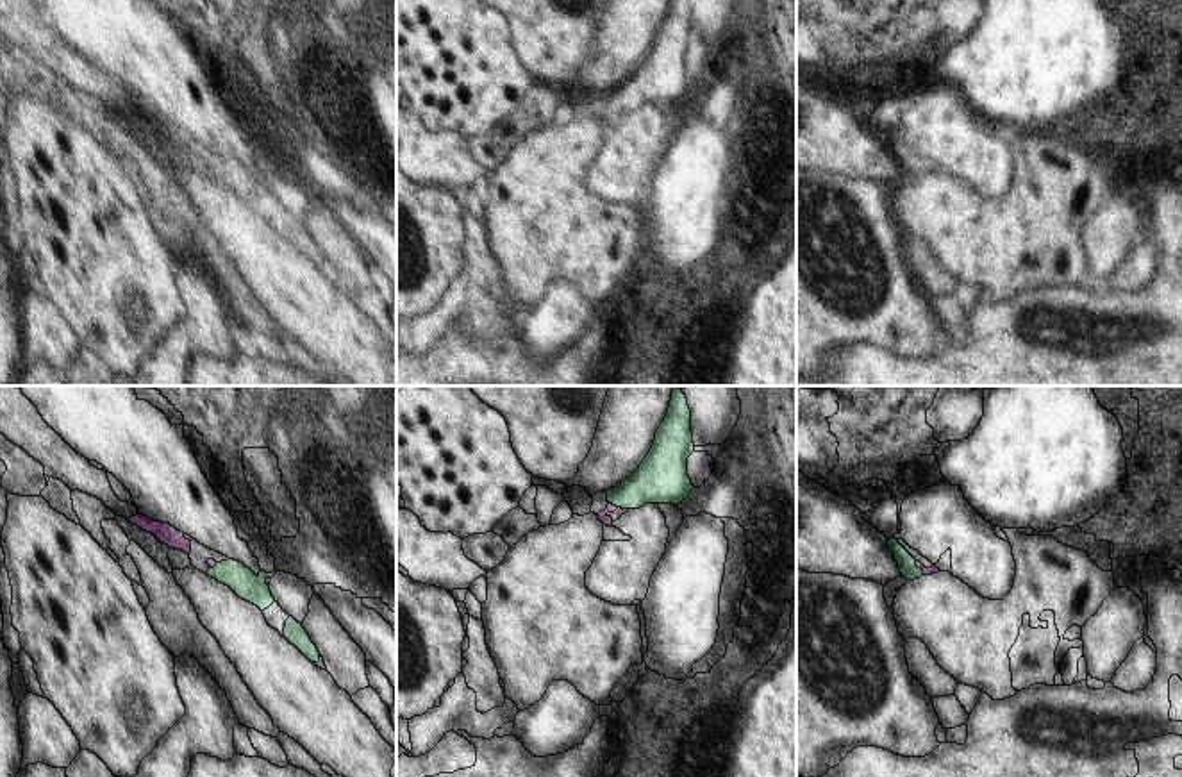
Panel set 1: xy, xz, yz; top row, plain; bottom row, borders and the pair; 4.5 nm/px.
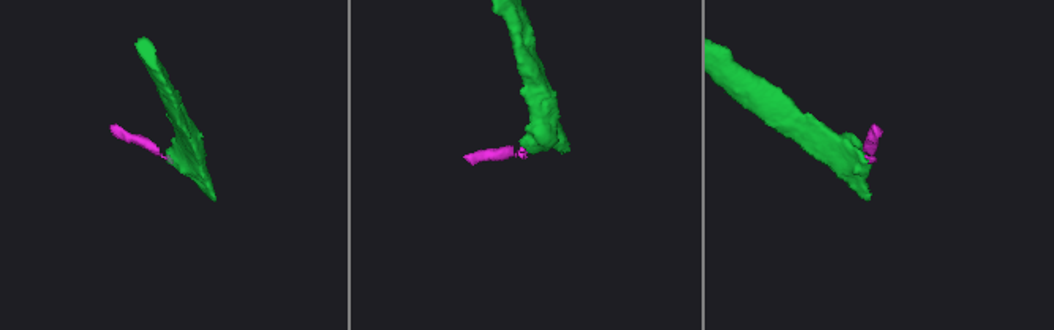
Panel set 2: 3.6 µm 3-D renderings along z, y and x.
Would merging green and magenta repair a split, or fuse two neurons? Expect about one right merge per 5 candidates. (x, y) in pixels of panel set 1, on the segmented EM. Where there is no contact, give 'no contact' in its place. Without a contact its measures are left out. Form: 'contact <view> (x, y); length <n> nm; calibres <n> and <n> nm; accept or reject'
contact xz (613, 504); length 50 nm; calibres 220 and 50 nm; accept

